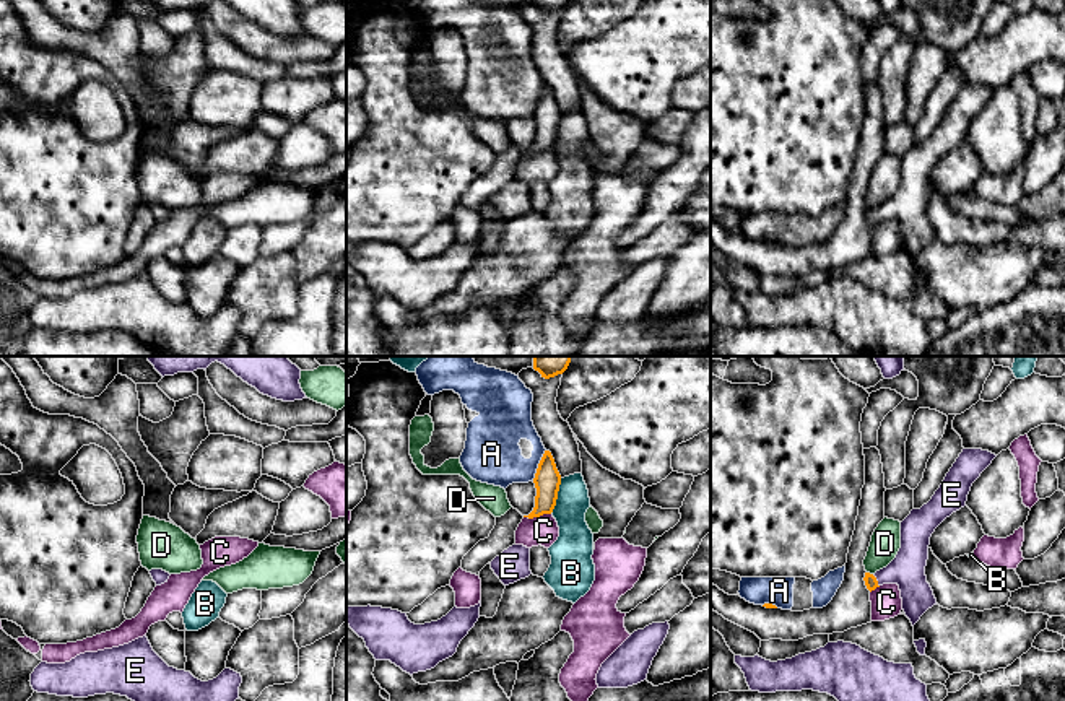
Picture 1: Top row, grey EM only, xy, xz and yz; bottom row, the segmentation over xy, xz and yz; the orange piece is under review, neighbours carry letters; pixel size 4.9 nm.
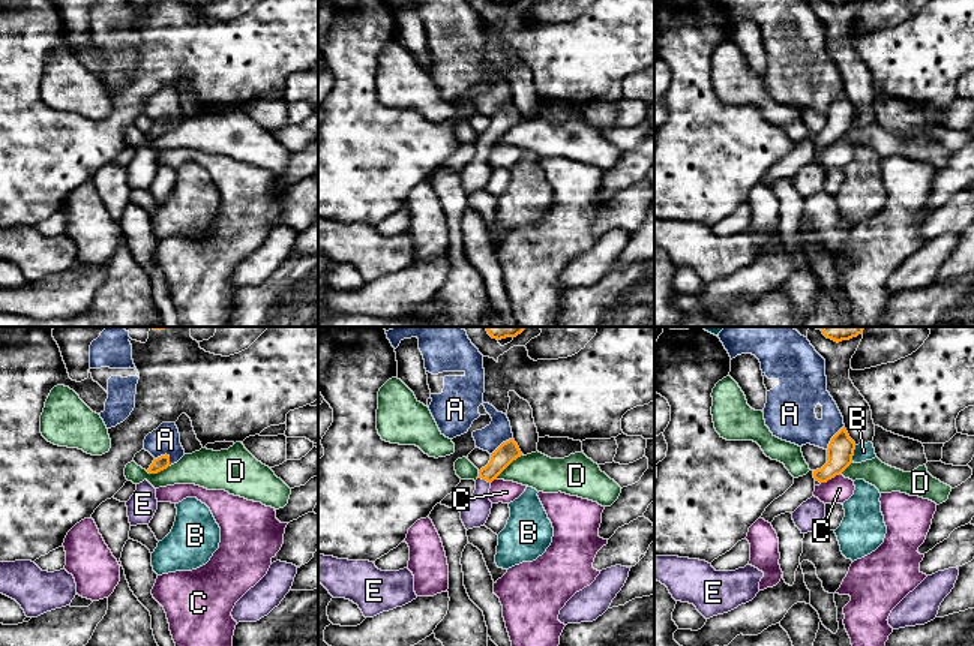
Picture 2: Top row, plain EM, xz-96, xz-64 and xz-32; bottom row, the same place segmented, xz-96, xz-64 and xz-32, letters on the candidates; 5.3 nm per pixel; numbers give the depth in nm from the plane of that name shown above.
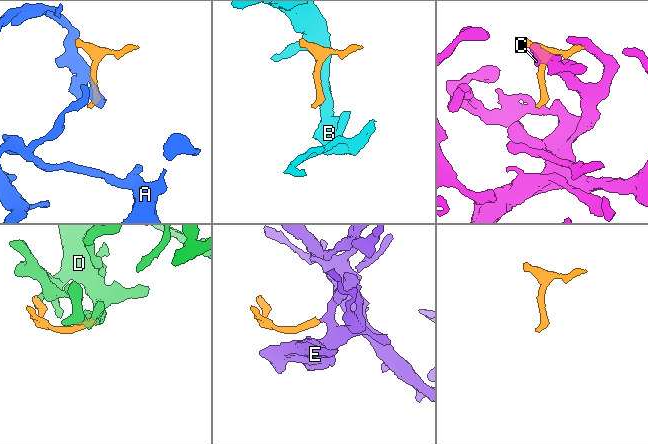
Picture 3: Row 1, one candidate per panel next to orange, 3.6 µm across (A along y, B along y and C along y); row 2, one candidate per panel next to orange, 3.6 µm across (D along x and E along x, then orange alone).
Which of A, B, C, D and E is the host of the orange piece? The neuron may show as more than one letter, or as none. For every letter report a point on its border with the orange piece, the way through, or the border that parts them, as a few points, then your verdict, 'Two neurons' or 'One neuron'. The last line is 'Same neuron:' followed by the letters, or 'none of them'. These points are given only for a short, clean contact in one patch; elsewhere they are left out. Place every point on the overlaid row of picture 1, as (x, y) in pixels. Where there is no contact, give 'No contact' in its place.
A: Touches orange at xz (539, 465). Two neurons
B: Touches orange at xz (556, 496). Two neurons
C: Touches orange at xz (537, 516). Boundary: xz (550, 513), (524, 518). Two neurons
D: Touches orange at yz (869, 573). Two neurons
E: Touches orange at yz (877, 581). Path across: yz (870, 581), (877, 581), (908, 570). One neuron
Same neuron: E

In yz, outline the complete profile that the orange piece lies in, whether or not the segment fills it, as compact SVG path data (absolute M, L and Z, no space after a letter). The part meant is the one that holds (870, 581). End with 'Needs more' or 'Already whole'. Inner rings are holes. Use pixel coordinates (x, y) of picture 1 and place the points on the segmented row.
M963 449L932 499L920 509L912 509L901 522L896 558L875 574L865 573L863 581L870 592L883 584L899 586L902 610L912 626L937 605L925 576L930 537L946 517L966 506L972 483L995 457L989 451Z. Needs more

